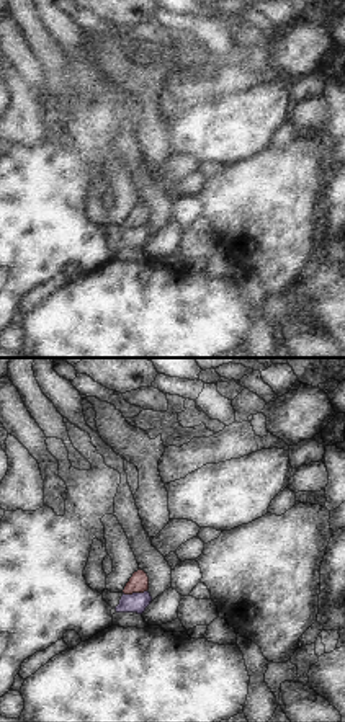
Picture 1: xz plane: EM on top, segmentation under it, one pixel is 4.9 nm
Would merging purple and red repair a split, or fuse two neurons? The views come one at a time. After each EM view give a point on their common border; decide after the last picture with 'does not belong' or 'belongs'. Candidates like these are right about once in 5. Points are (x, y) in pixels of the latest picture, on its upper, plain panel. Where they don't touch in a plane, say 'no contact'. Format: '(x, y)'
(134, 227)

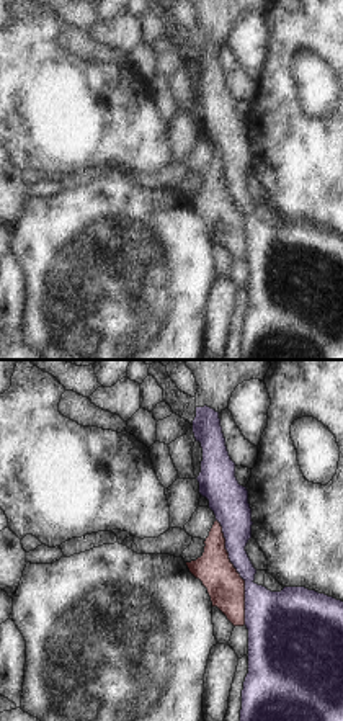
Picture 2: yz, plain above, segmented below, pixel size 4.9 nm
(237, 205)

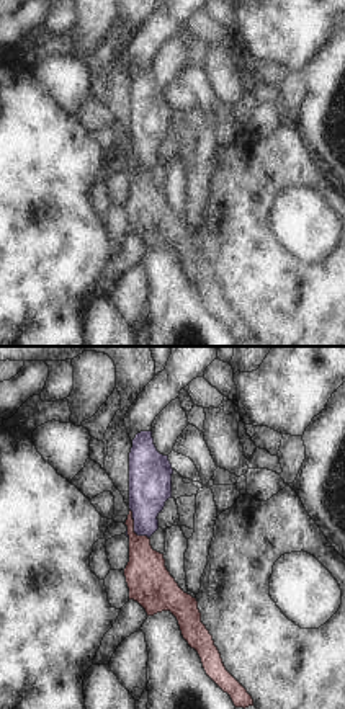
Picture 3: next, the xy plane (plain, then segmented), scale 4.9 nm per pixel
(134, 160)

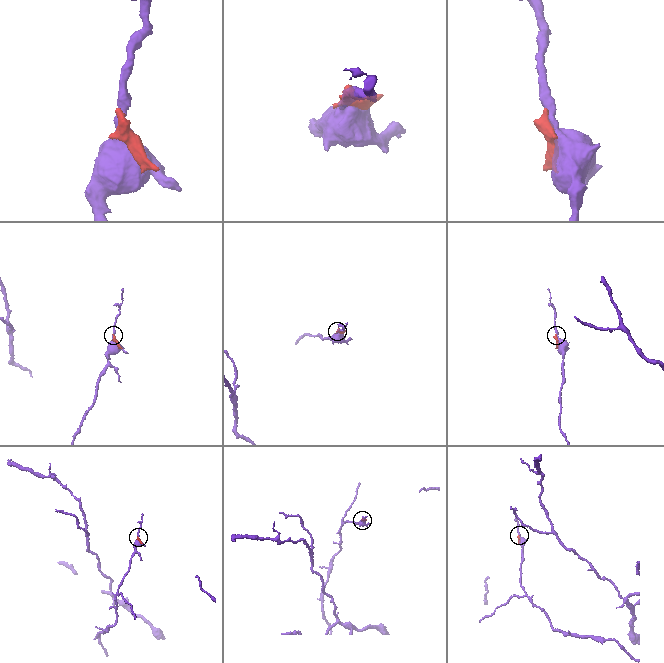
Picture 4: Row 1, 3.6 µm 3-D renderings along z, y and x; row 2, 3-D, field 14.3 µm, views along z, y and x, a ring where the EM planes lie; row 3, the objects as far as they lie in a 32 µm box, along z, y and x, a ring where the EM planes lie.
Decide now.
does not belong

